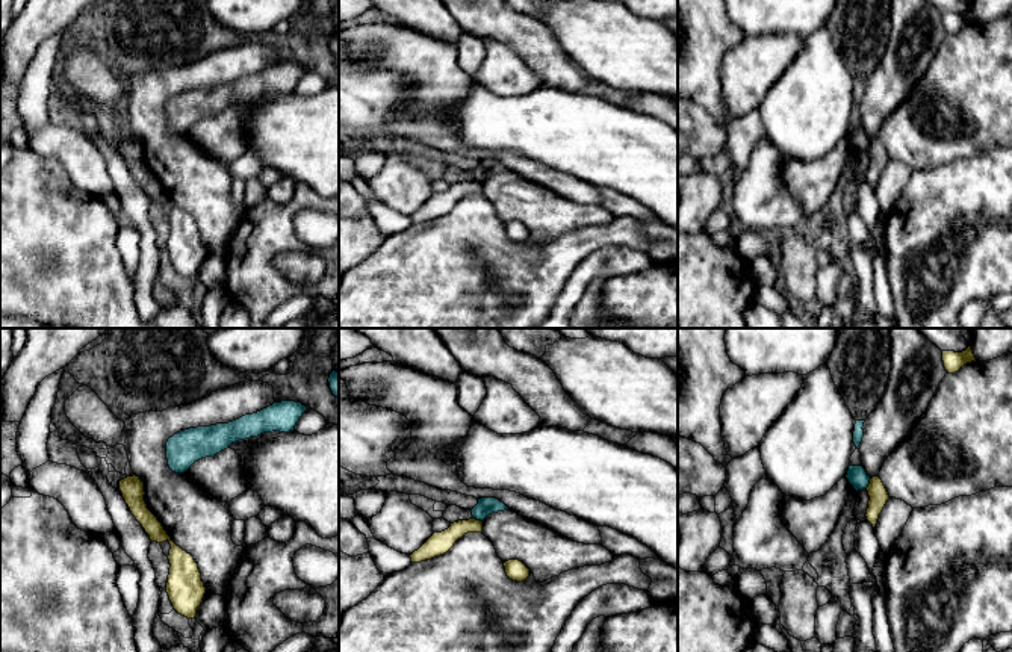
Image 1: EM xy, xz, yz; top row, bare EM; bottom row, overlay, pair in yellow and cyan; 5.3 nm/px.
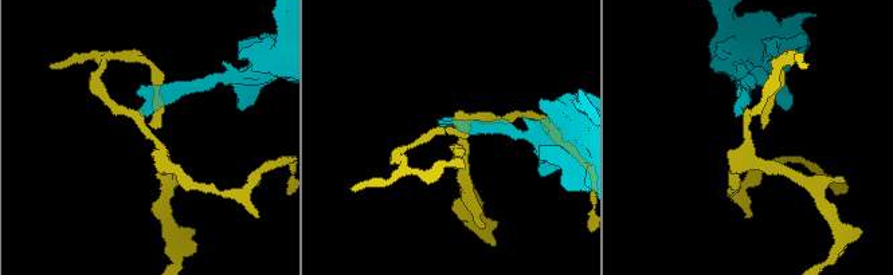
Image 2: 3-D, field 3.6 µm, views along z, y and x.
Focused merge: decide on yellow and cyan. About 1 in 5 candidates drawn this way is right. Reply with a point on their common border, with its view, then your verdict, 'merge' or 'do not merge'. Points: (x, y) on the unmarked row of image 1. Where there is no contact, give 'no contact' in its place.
yz (870, 144) | do not merge

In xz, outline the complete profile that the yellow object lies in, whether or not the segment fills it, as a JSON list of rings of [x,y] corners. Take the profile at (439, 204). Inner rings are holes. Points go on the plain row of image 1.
[[[477,180],[458,182],[442,194],[434,194],[410,219],[411,224],[421,224],[446,215],[454,204],[467,194],[483,194],[483,183]]]

